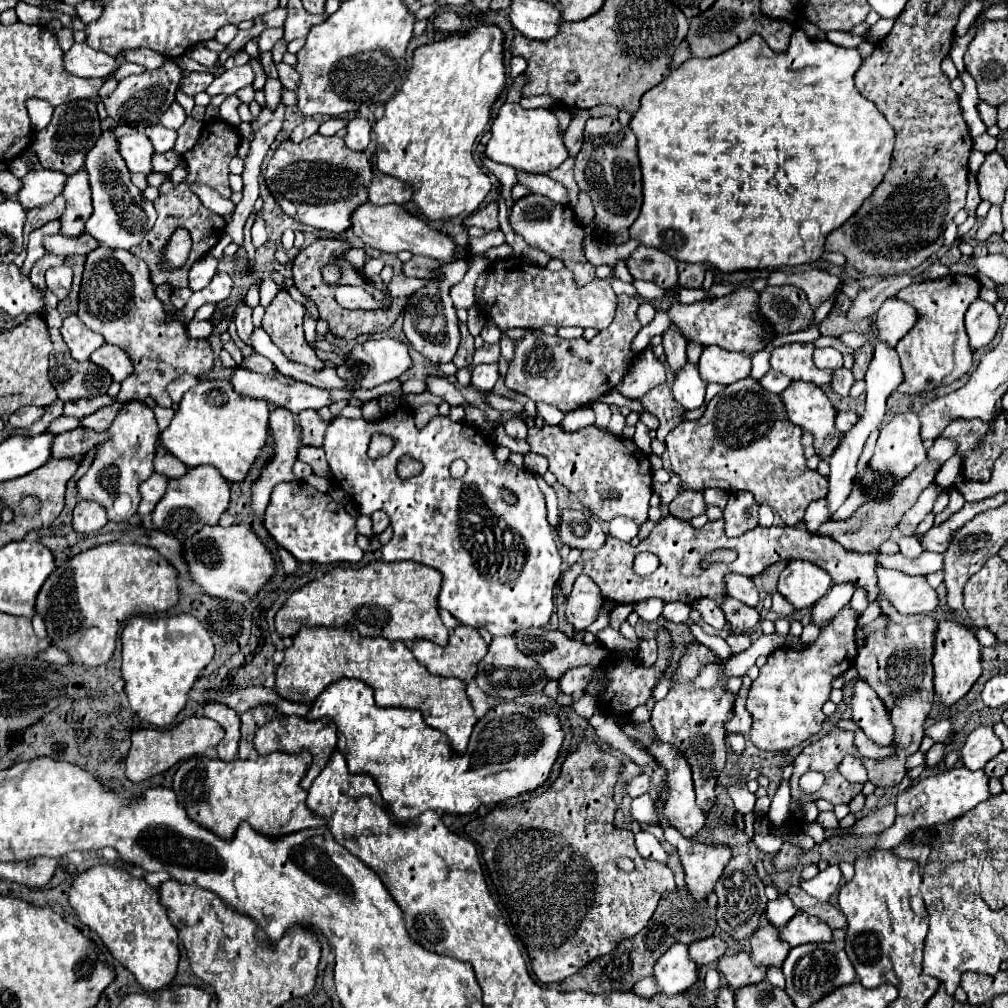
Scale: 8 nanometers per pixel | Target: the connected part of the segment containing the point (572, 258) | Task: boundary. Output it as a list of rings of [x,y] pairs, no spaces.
[[[527,194],[513,204],[513,208],[509,212],[509,224],[517,234],[521,234],[525,238],[525,242],[529,246],[535,246],[535,248],[547,252],[549,256],[563,260],[563,264],[573,272],[577,286],[585,286],[595,278],[595,266],[591,266],[585,260],[583,248],[581,248],[581,242],[585,236],[583,226],[577,224],[575,214],[569,206],[555,204],[553,200],[547,200],[543,196]]]

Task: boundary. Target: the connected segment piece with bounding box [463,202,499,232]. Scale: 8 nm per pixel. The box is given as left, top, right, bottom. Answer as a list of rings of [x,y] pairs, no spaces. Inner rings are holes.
[[[491,202],[485,208],[473,212],[469,218],[463,220],[463,224],[465,226],[479,226],[479,228],[485,228],[487,232],[497,230],[499,228],[499,222],[497,222],[497,204]]]

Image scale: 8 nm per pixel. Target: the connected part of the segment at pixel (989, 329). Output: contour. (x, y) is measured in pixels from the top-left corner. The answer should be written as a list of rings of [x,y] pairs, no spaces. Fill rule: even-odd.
[[[975,300],[965,314],[965,328],[971,348],[987,346],[999,328],[999,316],[993,304],[985,300]]]

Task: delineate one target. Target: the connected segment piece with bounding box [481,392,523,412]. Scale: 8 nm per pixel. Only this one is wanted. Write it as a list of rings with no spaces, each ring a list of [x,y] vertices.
[[[481,392],[481,394],[483,394],[483,396],[487,398],[487,402],[489,402],[495,410],[499,410],[499,412],[503,412],[503,410],[509,410],[509,412],[523,412],[523,406],[517,404],[517,402],[513,402],[513,400],[501,398],[501,396],[493,394],[493,392]]]

